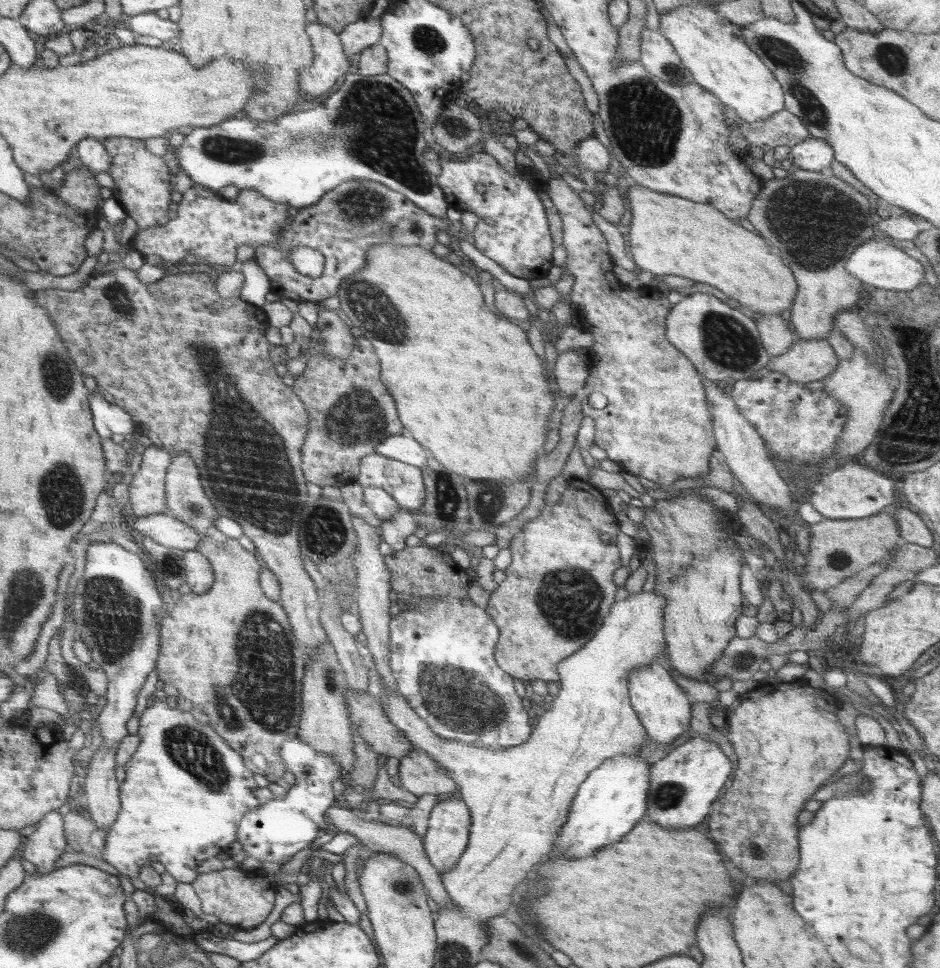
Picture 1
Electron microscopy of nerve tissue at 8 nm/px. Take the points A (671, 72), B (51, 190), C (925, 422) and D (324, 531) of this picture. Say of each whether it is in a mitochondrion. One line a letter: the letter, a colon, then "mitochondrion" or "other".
A: mitochondrion
B: other
C: mitochondrion
D: mitochondrion

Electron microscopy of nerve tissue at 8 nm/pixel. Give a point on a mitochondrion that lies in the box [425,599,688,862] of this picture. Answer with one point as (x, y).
(668, 796)

